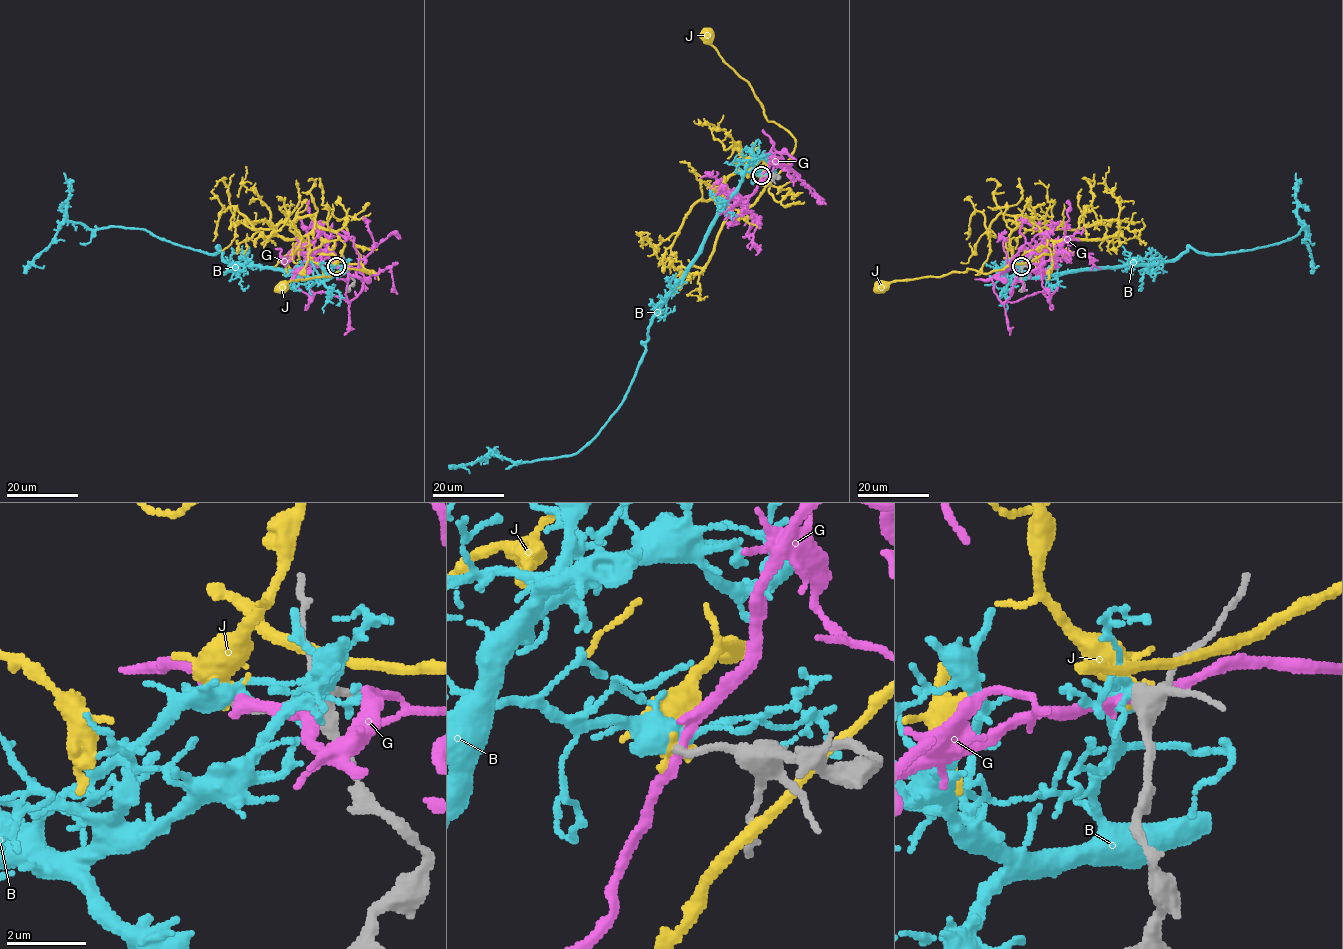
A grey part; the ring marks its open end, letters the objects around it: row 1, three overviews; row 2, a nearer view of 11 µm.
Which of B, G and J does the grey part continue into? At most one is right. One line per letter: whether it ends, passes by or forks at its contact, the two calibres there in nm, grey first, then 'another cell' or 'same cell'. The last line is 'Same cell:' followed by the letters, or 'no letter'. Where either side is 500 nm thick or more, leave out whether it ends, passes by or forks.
B: it forks; calibres 200 and 360 nm; another cell
G: it passes by; calibres 200 and 280 nm; another cell
J: it ends; calibres 200 and 460 nm; same cell
Same cell: J

